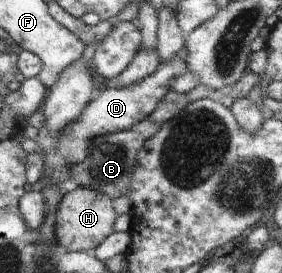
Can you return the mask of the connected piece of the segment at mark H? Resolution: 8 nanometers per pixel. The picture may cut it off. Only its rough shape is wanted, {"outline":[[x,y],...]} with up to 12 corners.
{"outline":[[88,187],[66,192],[56,241],[96,249],[114,233],[112,197]]}

